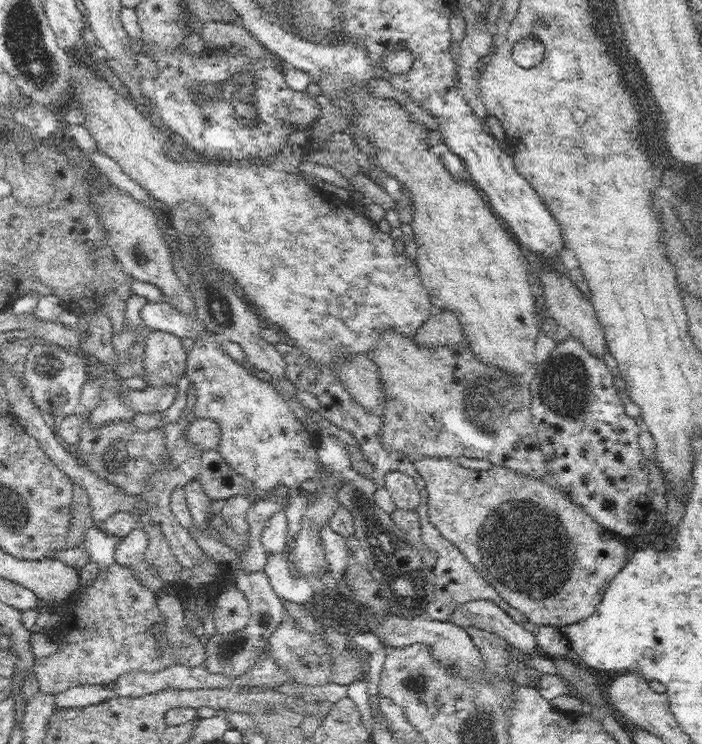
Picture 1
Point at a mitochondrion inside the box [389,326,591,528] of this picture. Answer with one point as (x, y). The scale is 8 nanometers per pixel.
(492, 398)

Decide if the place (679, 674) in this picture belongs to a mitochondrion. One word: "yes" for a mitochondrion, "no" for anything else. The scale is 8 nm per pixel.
no

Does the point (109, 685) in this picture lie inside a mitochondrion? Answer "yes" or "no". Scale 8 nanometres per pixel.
no

